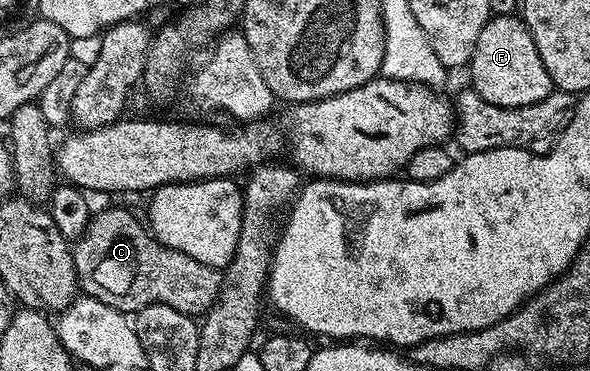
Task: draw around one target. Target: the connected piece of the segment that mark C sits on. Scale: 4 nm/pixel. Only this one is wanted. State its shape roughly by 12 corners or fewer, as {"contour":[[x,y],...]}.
{"contour":[[125,208],[71,247],[78,289],[136,314],[201,318],[222,269],[163,246]]}

